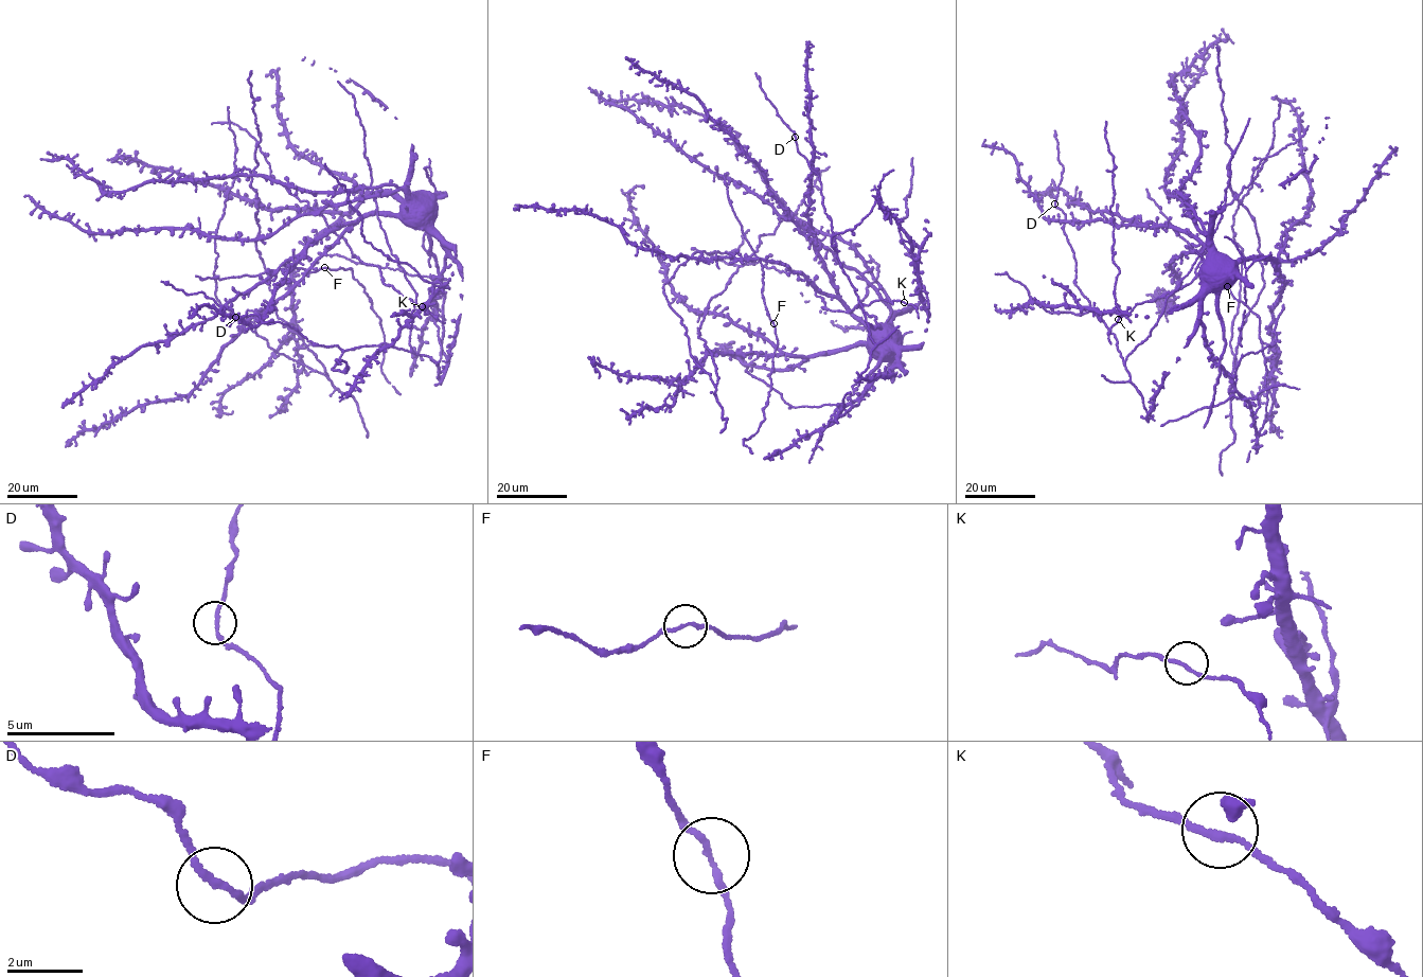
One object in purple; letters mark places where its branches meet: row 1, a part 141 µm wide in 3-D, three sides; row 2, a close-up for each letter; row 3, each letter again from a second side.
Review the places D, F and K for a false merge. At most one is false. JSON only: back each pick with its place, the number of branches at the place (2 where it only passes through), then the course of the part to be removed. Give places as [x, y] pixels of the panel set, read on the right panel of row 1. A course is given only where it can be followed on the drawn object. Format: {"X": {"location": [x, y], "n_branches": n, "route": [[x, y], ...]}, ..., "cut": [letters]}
{"cut": []}

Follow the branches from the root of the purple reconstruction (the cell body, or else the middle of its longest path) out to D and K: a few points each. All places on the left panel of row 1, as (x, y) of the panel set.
D: (417, 215), (411, 209), (370, 214), (333, 229), (306, 248), (273, 290), (264, 321), (256, 315), (235, 317)
K: (417, 215), (411, 209), (370, 214), (341, 236), (352, 254), (378, 266), (384, 284), (422, 306)

